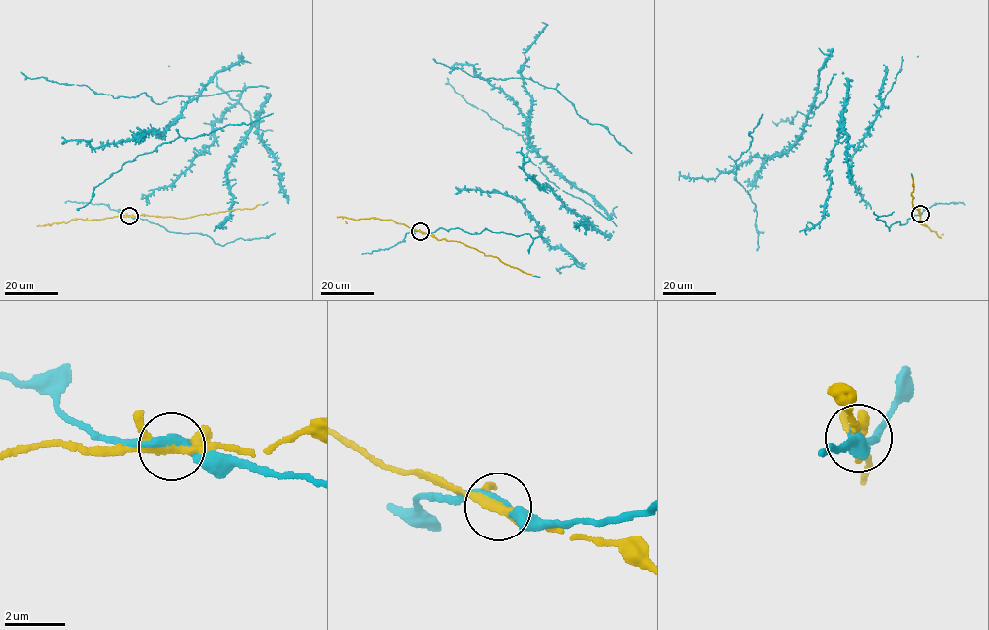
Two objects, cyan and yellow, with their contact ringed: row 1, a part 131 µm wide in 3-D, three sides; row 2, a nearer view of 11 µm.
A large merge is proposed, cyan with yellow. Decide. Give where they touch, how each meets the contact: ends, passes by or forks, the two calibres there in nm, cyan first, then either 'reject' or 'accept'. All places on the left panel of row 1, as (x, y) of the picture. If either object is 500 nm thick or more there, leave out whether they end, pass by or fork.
(129, 216) | cyan passes by | yellow forks | 200/280 nm | accept

